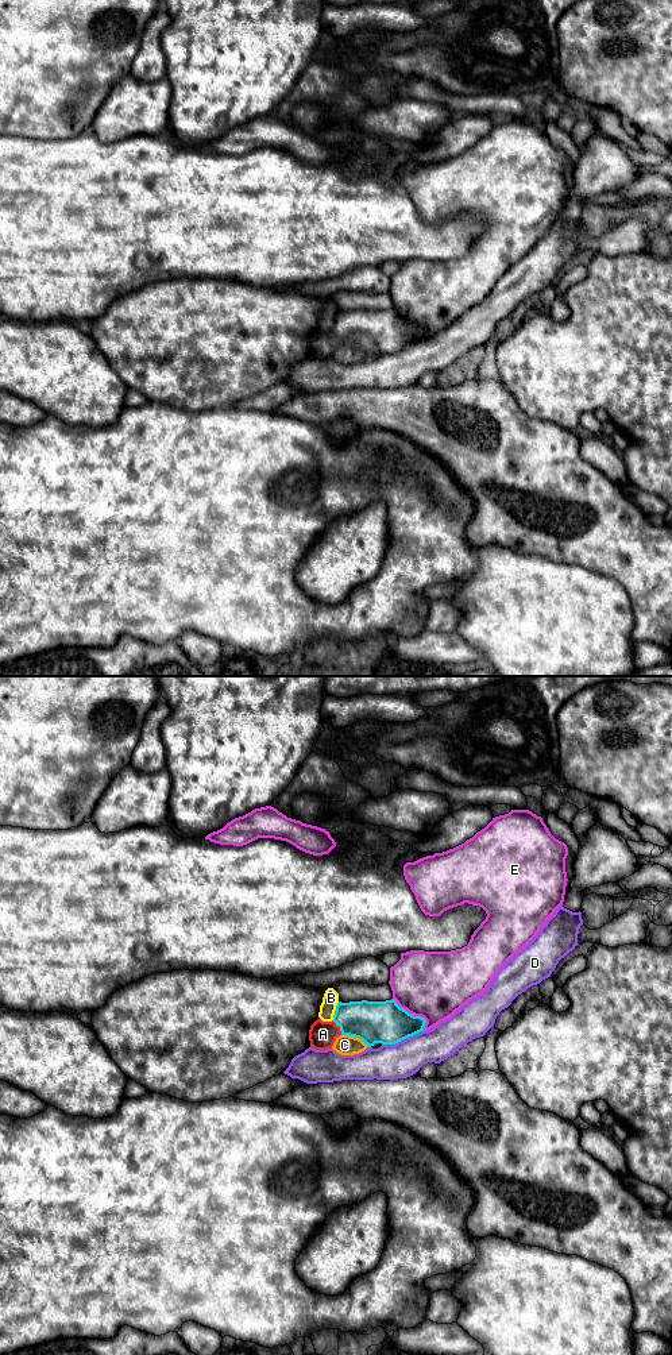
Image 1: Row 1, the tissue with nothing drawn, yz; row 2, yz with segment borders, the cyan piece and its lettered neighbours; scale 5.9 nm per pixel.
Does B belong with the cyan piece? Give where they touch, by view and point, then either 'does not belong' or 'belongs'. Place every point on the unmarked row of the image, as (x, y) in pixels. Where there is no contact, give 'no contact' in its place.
yz (335, 320) | does not belong

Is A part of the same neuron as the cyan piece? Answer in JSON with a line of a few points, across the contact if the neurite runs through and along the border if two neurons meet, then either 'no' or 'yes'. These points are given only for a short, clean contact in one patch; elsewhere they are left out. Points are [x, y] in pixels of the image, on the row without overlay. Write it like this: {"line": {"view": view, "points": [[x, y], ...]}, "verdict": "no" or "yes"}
{"line": {"view": "yz", "points": [[374, 331], [344, 331], [339, 335], [323, 343]]}, "verdict": "yes"}

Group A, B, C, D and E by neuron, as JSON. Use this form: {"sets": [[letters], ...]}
{"sets": [["A"], ["B"], ["C"], ["D"], ["E"]]}

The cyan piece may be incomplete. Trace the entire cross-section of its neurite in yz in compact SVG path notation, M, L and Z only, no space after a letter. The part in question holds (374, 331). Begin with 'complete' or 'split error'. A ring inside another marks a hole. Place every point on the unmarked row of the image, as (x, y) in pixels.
split error; M394 308L386 310L339 310L332 331L317 328L309 339L310 356L316 359L332 358L335 350L340 344L349 344L362 348L367 356L375 352L395 354L409 345L424 340L426 329L414 325L401 317Z

